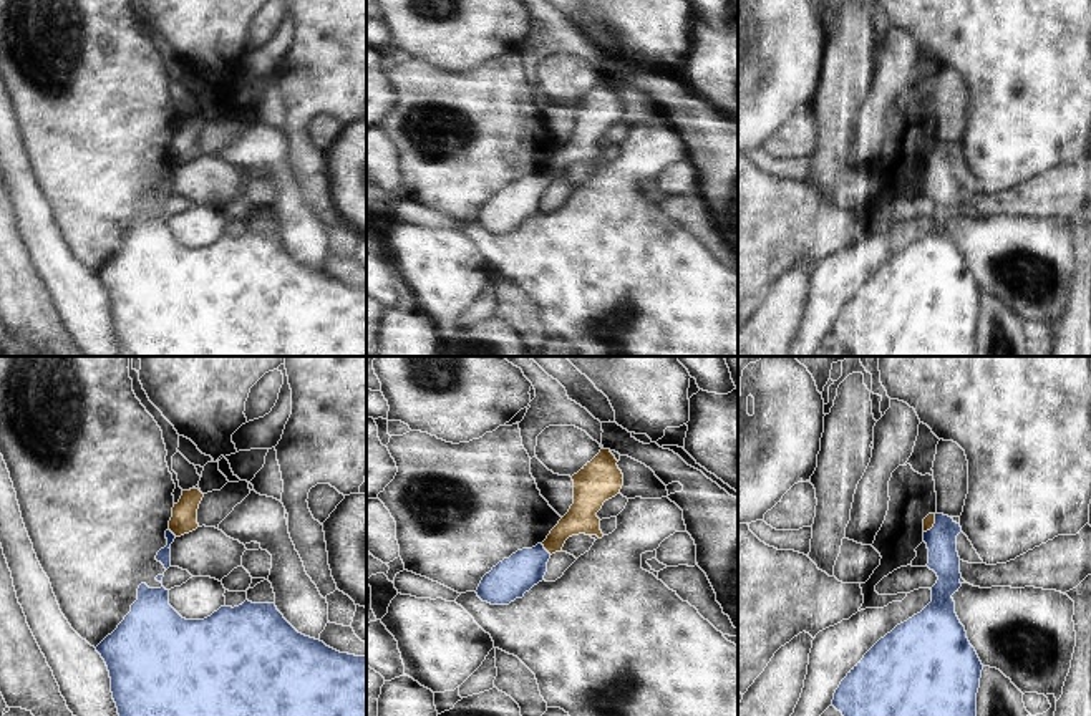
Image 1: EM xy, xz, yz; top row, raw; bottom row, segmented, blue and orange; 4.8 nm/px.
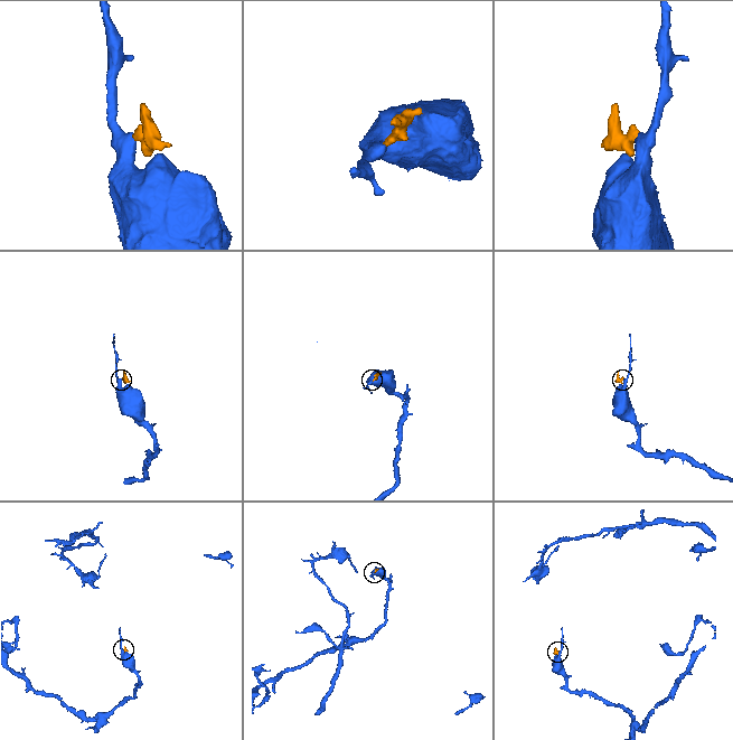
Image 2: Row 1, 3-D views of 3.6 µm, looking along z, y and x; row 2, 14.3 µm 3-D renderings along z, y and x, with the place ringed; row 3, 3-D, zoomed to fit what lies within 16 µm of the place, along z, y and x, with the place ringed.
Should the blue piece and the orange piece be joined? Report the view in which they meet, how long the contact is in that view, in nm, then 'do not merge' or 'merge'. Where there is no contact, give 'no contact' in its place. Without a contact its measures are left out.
xz | 80 nm | do not merge

